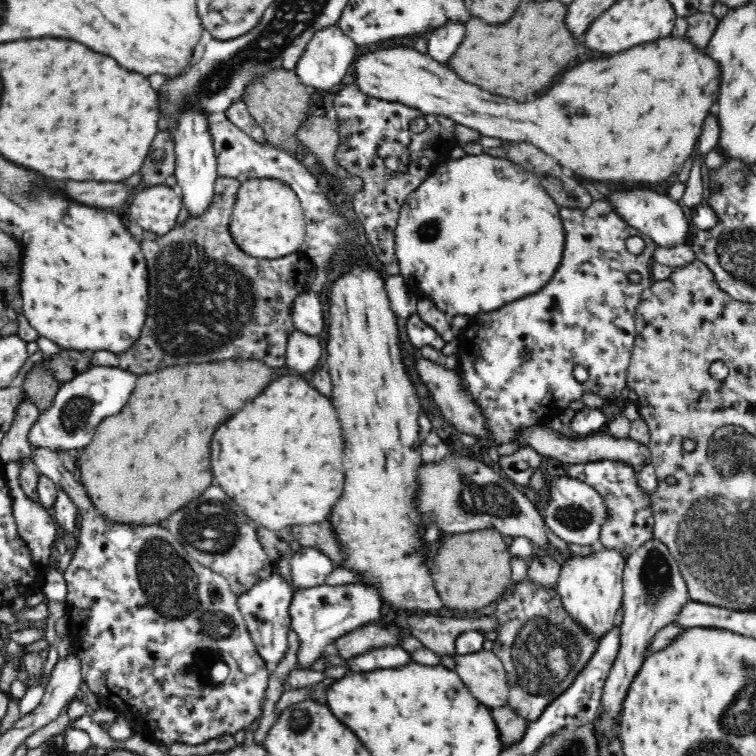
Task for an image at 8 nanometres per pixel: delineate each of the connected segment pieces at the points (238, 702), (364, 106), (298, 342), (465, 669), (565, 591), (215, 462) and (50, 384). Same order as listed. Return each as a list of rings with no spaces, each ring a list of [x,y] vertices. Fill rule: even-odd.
[[[44,448],[32,449],[33,462],[36,464],[38,472],[51,478],[57,489],[62,490],[64,495],[68,495],[72,499],[72,503],[76,505],[77,512],[82,516],[80,522],[80,530],[76,536],[78,545],[73,553],[73,557],[63,572],[63,578],[67,581],[68,594],[66,594],[66,608],[69,618],[70,636],[76,642],[72,646],[72,652],[80,660],[82,669],[82,678],[100,700],[102,707],[114,710],[118,715],[134,719],[138,726],[159,745],[170,744],[170,742],[181,742],[182,744],[202,744],[210,738],[216,738],[220,734],[234,734],[238,730],[247,730],[250,724],[259,720],[262,714],[262,701],[264,700],[264,691],[268,686],[268,680],[271,668],[266,665],[265,660],[259,655],[256,645],[246,629],[246,623],[238,610],[236,603],[237,594],[230,590],[228,582],[220,577],[213,570],[202,566],[198,562],[193,562],[190,556],[186,554],[186,549],[182,543],[166,528],[156,526],[148,526],[142,524],[118,524],[118,522],[108,522],[102,518],[102,514],[92,506],[92,500],[88,498],[84,486],[81,482],[74,479],[73,474],[68,472],[62,461],[58,457],[56,451]],[[218,662],[224,662],[228,665],[229,676],[224,682],[215,682],[210,677],[210,668]]]
[[[357,80],[338,87],[333,93],[334,107],[337,112],[338,136],[340,144],[334,154],[336,165],[343,168],[348,176],[360,176],[364,180],[363,188],[353,194],[351,207],[356,213],[356,218],[364,227],[365,235],[376,254],[376,260],[385,266],[396,257],[395,230],[397,220],[406,200],[422,184],[422,181],[432,174],[439,166],[442,158],[448,157],[451,148],[456,146],[457,138],[454,135],[456,123],[444,115],[426,115],[421,110],[410,108],[396,102],[387,102],[380,98],[372,98],[364,94],[357,87]],[[414,118],[424,118],[426,127],[422,134],[413,134],[410,124]]]
[[[294,330],[286,343],[286,366],[292,373],[301,374],[315,370],[322,352],[318,336],[309,336]]]
[[[482,649],[472,654],[454,655],[453,659],[453,670],[478,702],[492,709],[508,703],[506,671],[496,654]]]
[[[598,544],[587,555],[567,554],[560,558],[561,570],[555,588],[564,608],[584,630],[605,636],[613,628],[616,612],[621,610],[623,598],[623,570],[626,558],[615,548]]]
[[[280,378],[276,382],[272,382],[264,394],[260,394],[258,398],[254,398],[252,402],[248,402],[242,410],[238,410],[230,420],[222,422],[222,426],[218,426],[218,430],[214,432],[214,438],[210,442],[210,450],[212,450],[212,472],[214,472],[214,482],[218,486],[222,486],[222,490],[234,498],[234,502],[238,502],[238,506],[244,510],[244,514],[248,518],[255,521],[255,524],[260,527],[266,527],[268,530],[280,530],[282,528],[291,527],[294,525],[308,525],[314,522],[324,522],[328,520],[332,506],[338,500],[338,494],[342,494],[342,484],[344,484],[344,468],[342,468],[342,442],[338,442],[340,438],[340,424],[334,412],[334,406],[330,404],[328,398],[324,398],[322,394],[314,392],[304,380],[300,378]]]
[[[45,364],[36,365],[26,376],[22,386],[32,403],[38,408],[38,414],[43,413],[52,406],[55,394],[61,387],[52,376],[45,372]]]

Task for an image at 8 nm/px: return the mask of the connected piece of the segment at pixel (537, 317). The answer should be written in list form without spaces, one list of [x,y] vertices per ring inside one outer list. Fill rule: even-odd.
[[[594,202],[592,206],[588,208],[562,208],[560,210],[562,214],[561,218],[564,220],[565,235],[565,247],[563,250],[563,257],[560,261],[559,267],[554,273],[554,278],[550,282],[546,283],[546,286],[542,287],[540,292],[532,294],[532,296],[526,296],[526,298],[520,298],[516,302],[510,302],[506,306],[502,306],[499,310],[494,310],[486,313],[479,313],[471,318],[466,331],[458,335],[459,351],[456,354],[458,365],[464,372],[465,382],[467,383],[467,390],[474,401],[474,405],[478,406],[478,410],[481,411],[484,421],[486,421],[486,429],[489,432],[489,439],[492,443],[500,446],[506,443],[512,443],[520,436],[520,431],[526,427],[535,425],[536,422],[543,422],[549,416],[558,416],[572,400],[578,400],[584,394],[584,392],[593,392],[600,398],[618,398],[620,391],[624,390],[627,386],[628,366],[631,361],[631,355],[635,344],[637,333],[635,332],[635,311],[638,304],[641,302],[641,294],[643,290],[646,290],[654,281],[651,276],[650,267],[655,261],[653,254],[656,248],[656,243],[647,235],[640,232],[638,229],[627,225],[626,222],[618,218],[618,214],[614,213],[612,207],[606,204],[606,202]],[[630,236],[640,236],[645,242],[645,248],[641,254],[632,254],[626,249],[624,242],[626,238]],[[631,273],[638,273],[640,280],[638,282],[632,282],[630,277]],[[574,366],[584,366],[588,371],[588,379],[583,383],[574,379],[572,370]]]

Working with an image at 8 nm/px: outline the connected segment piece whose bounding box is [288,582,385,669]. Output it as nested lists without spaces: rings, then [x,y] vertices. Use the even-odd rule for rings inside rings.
[[[363,582],[335,586],[324,583],[309,589],[294,590],[288,606],[288,617],[290,617],[290,630],[293,630],[299,638],[297,664],[306,669],[306,666],[322,657],[324,648],[337,638],[360,628],[370,620],[381,619],[385,615],[383,604],[377,586]]]

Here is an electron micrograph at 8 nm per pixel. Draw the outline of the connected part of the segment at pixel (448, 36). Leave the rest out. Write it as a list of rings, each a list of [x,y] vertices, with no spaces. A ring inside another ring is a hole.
[[[448,23],[445,27],[436,29],[428,38],[427,53],[442,65],[448,66],[448,60],[454,56],[462,38],[464,38],[464,24]]]

